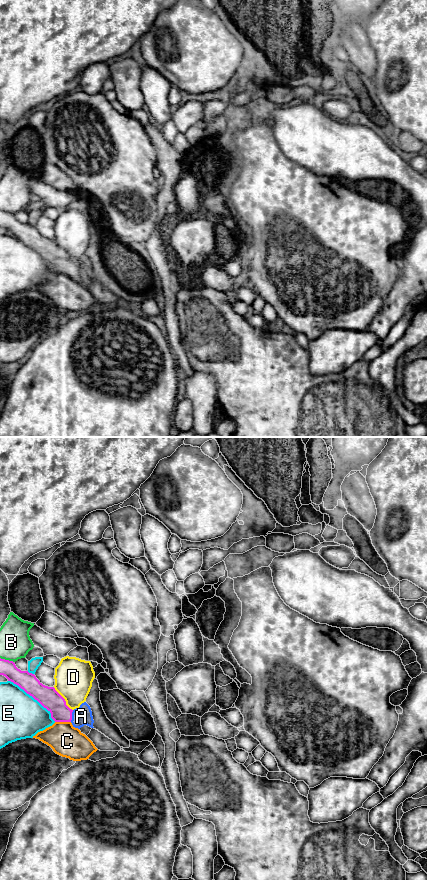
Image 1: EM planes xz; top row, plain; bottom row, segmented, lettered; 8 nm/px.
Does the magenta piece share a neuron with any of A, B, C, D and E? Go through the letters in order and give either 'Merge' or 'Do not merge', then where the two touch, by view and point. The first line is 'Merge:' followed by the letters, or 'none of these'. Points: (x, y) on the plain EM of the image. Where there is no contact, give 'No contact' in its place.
Merge: A
A: Merge. Touches magenta at xz (71, 268)
B: Do not merge. Touches magenta at xz (7, 212)
C: Do not merge. Touches magenta at xz (63, 273)
D: Do not merge. Touches magenta at xz (64, 251)
E: Do not merge. Touches magenta at xz (33, 249)

